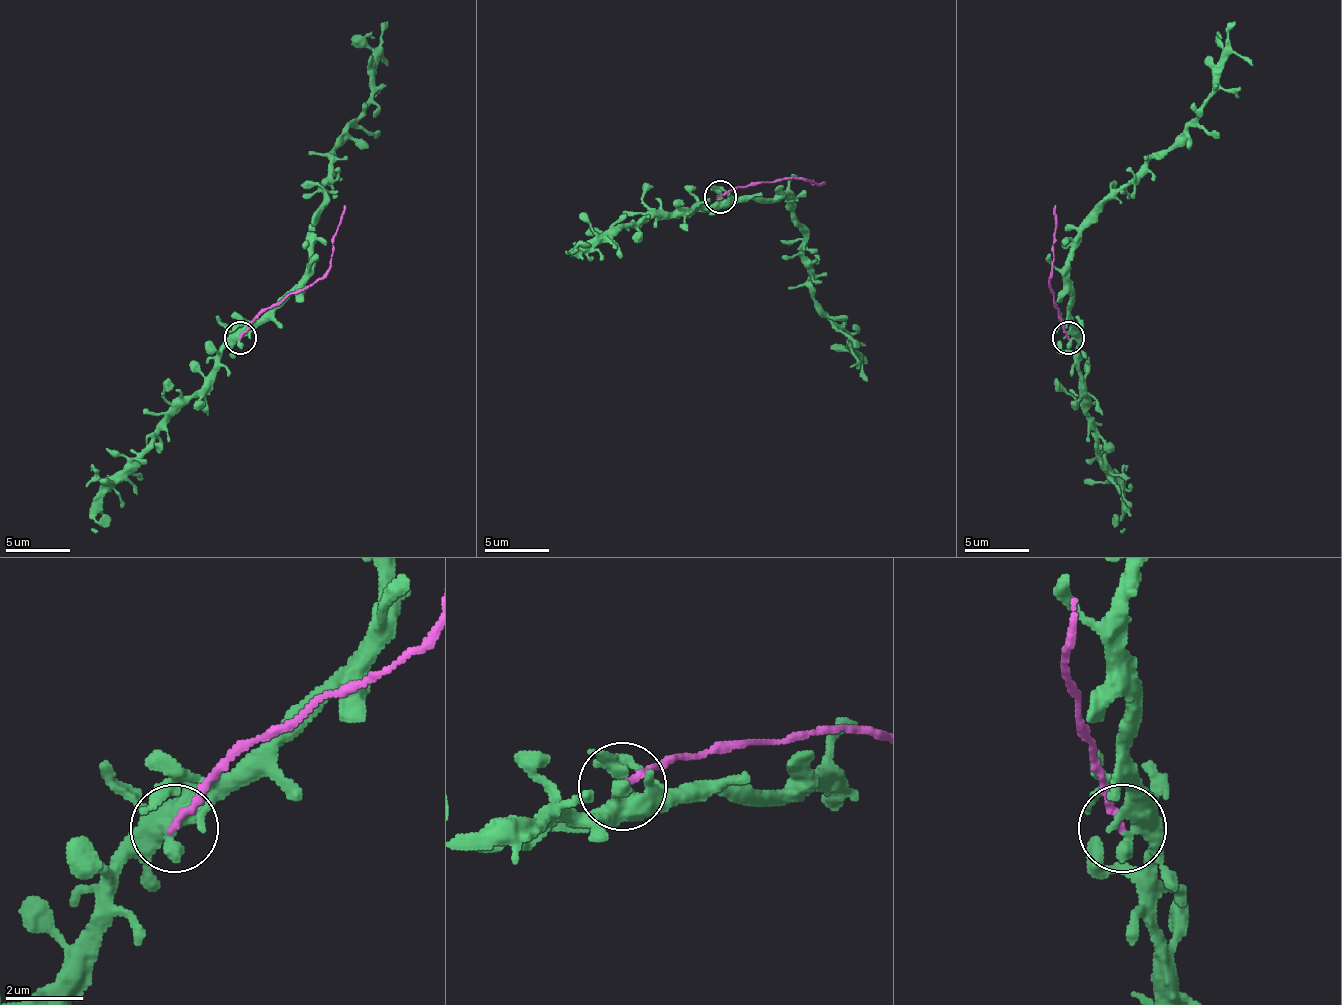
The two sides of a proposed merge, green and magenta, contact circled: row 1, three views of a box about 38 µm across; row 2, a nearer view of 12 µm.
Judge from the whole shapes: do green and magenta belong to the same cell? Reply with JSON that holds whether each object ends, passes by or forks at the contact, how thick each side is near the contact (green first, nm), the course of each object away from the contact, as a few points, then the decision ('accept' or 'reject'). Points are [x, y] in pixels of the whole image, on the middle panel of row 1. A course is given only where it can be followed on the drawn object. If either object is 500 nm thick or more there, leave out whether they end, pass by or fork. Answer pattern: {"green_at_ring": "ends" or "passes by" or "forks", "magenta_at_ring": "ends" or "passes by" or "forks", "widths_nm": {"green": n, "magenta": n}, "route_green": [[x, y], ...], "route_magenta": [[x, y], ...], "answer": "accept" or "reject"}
{"green_at_ring": "forks", "magenta_at_ring": "ends", "widths_nm": {"green": 320, "magenta": 180}, "route_green": [[719, 196], [793, 199], [810, 296], [839, 325], [868, 364]], "route_magenta": [[719, 196], [748, 186], [803, 179], [823, 183]], "answer": "reject"}

